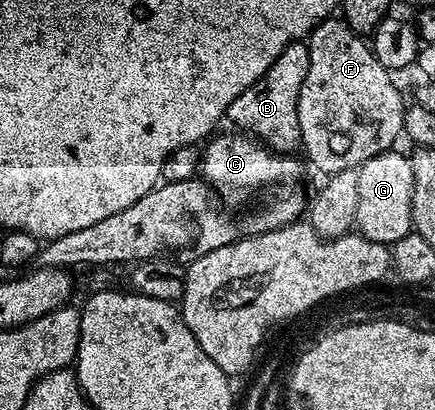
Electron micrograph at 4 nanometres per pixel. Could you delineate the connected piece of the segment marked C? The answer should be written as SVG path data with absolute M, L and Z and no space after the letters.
M244 132L232 133L218 133L204 143L199 174L210 186L226 192L225 190L257 190L260 186L280 188L300 183L297 182L301 178L300 157L274 154L254 137Z

